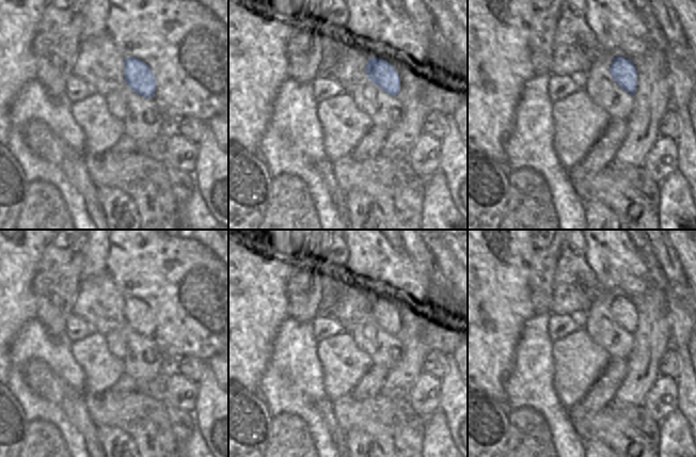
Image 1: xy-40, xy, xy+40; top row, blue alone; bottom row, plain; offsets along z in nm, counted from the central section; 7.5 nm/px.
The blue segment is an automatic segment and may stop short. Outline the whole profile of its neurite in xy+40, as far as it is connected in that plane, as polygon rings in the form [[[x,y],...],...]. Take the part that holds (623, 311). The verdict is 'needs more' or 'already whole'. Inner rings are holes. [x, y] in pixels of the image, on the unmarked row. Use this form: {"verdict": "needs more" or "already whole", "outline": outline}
{"verdict": "already whole", "outline": [[[621,295],[614,297],[610,311],[616,322],[633,335],[637,328],[637,309],[632,300]]]}

